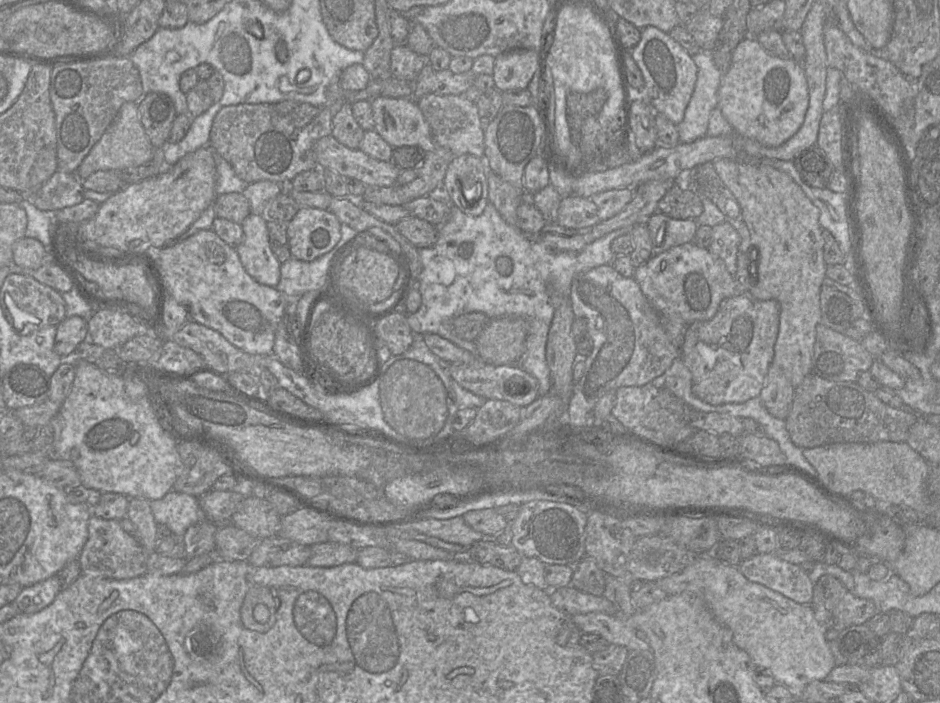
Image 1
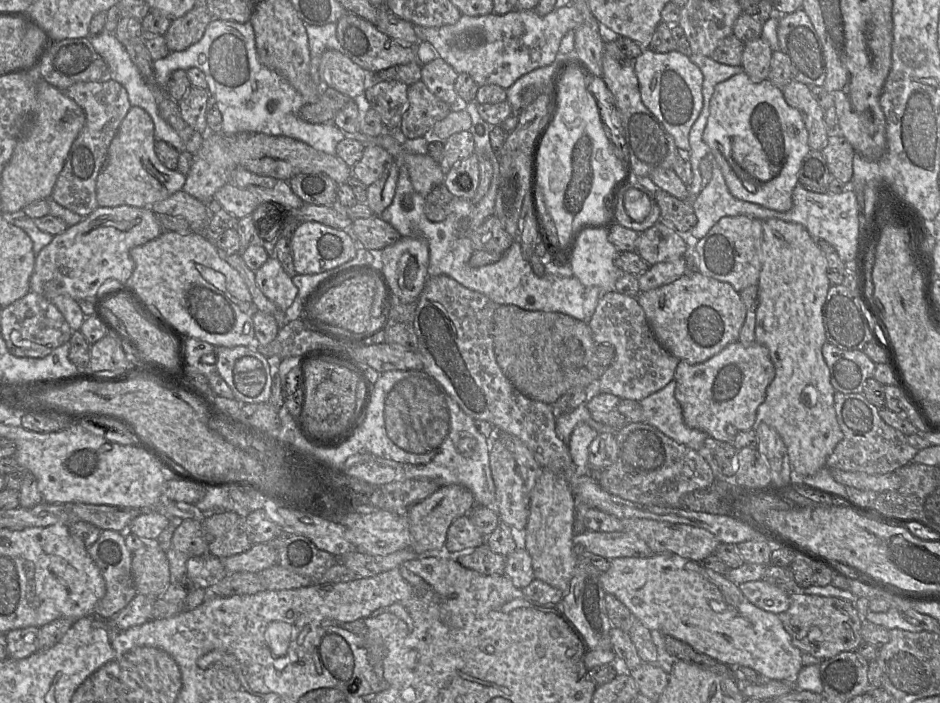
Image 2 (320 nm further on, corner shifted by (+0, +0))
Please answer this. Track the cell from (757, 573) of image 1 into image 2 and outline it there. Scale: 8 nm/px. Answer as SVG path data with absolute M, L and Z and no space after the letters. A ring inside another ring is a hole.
M764 580L745 582L738 587L750 603L764 611L778 615L790 607L789 595Z

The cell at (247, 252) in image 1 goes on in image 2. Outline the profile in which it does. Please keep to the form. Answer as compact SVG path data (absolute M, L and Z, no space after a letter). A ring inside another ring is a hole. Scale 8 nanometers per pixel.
M271 257L255 271L255 282L261 292L283 311L288 310L298 289L276 257Z

